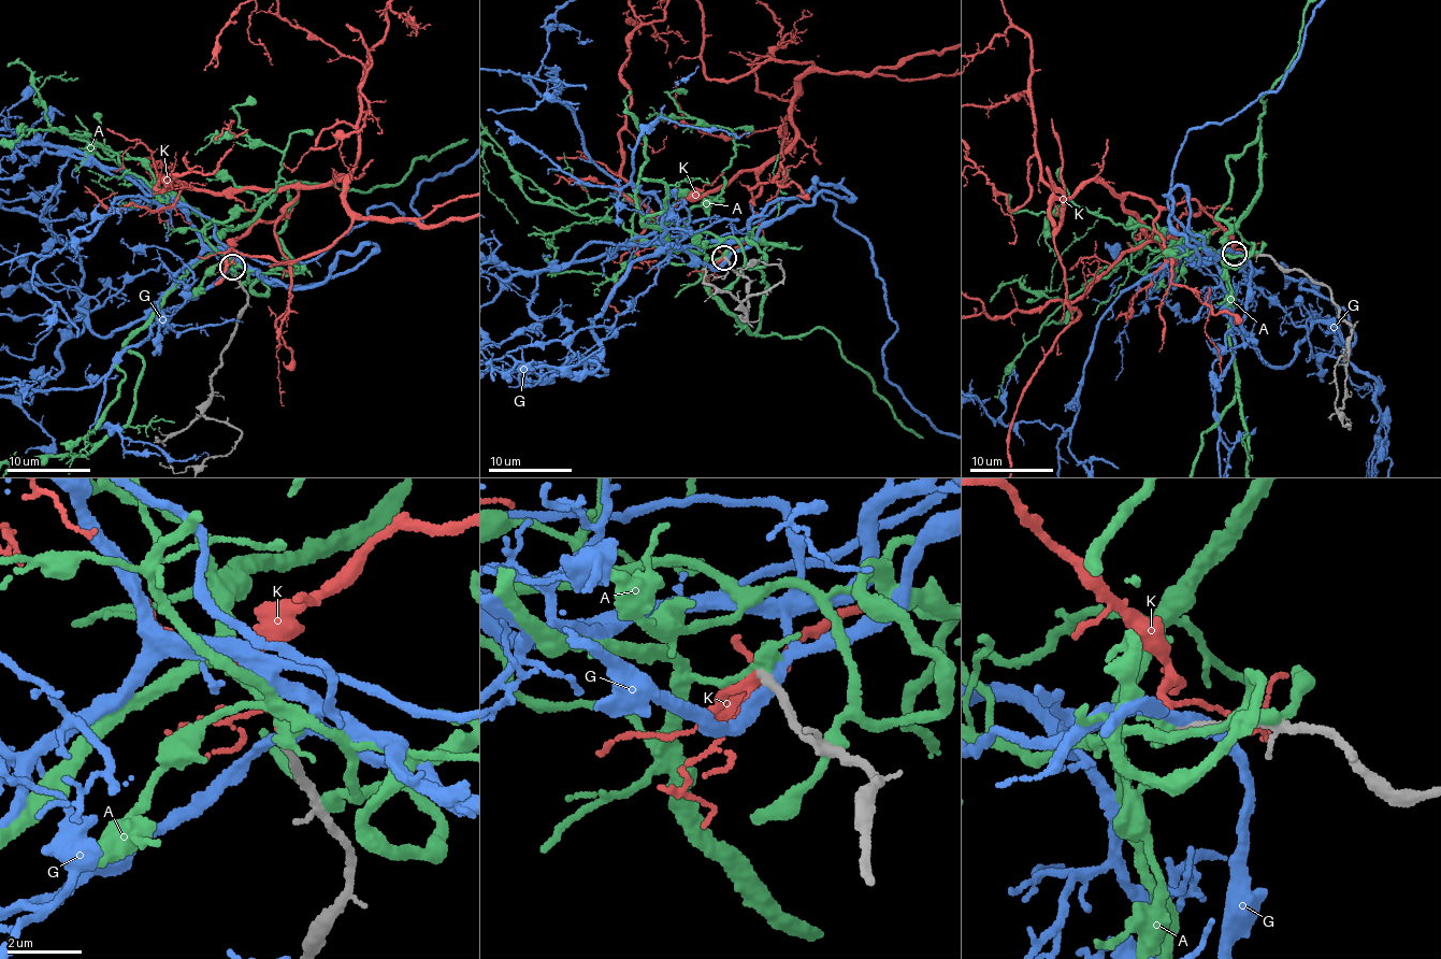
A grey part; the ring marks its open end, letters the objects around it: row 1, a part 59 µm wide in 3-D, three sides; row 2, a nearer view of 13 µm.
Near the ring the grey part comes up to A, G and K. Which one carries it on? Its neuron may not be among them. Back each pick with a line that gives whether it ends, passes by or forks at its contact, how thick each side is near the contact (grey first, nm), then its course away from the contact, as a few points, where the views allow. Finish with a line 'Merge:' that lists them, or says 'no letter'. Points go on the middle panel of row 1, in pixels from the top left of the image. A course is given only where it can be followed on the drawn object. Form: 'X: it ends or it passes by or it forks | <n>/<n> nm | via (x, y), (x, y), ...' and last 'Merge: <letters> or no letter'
K: it passes by | 260/190 nm
Merge: K

